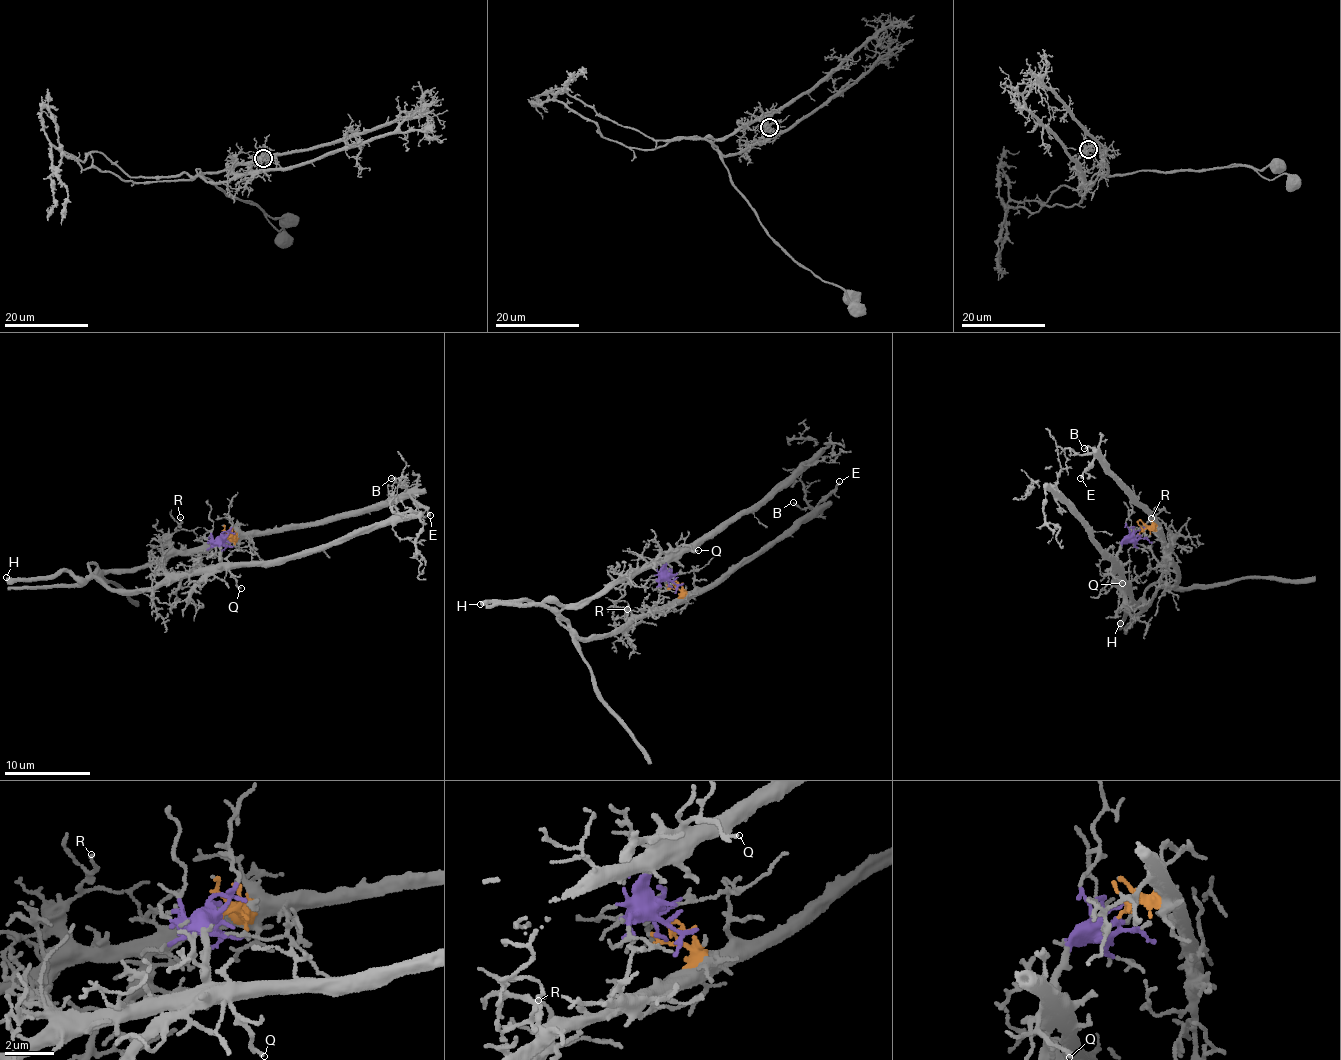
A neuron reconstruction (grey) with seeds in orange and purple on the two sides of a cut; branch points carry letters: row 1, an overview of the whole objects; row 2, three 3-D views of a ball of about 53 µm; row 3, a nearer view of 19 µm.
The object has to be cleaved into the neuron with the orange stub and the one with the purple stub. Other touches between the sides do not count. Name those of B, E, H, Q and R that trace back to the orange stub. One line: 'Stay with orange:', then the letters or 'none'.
Stay with orange: B, E, R

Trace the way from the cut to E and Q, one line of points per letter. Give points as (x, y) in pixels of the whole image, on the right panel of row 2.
E: (1138, 533), (1156, 520), (1154, 515), (1106, 473), (1098, 459), (1093, 459), (1079, 478)
Q: (1138, 535), (1124, 543), (1110, 574), (1122, 582)

